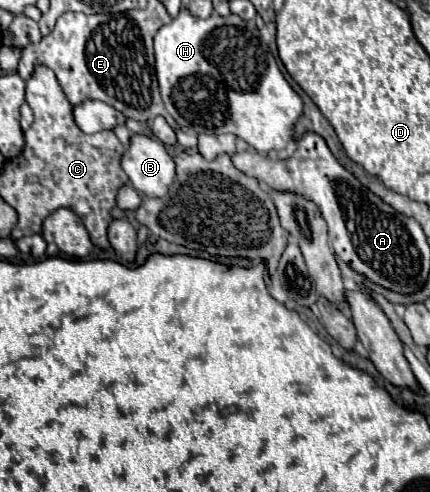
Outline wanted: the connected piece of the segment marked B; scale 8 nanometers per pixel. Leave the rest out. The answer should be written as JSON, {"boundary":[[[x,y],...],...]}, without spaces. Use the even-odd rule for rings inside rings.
{"boundary":[[[131,134],[129,146],[127,146],[125,154],[121,156],[121,168],[129,176],[129,182],[133,184],[133,188],[137,192],[141,192],[143,196],[163,196],[163,194],[167,194],[167,188],[169,188],[169,184],[173,182],[173,176],[175,176],[175,162],[167,154],[165,146],[157,138],[149,138],[145,134]]]}

